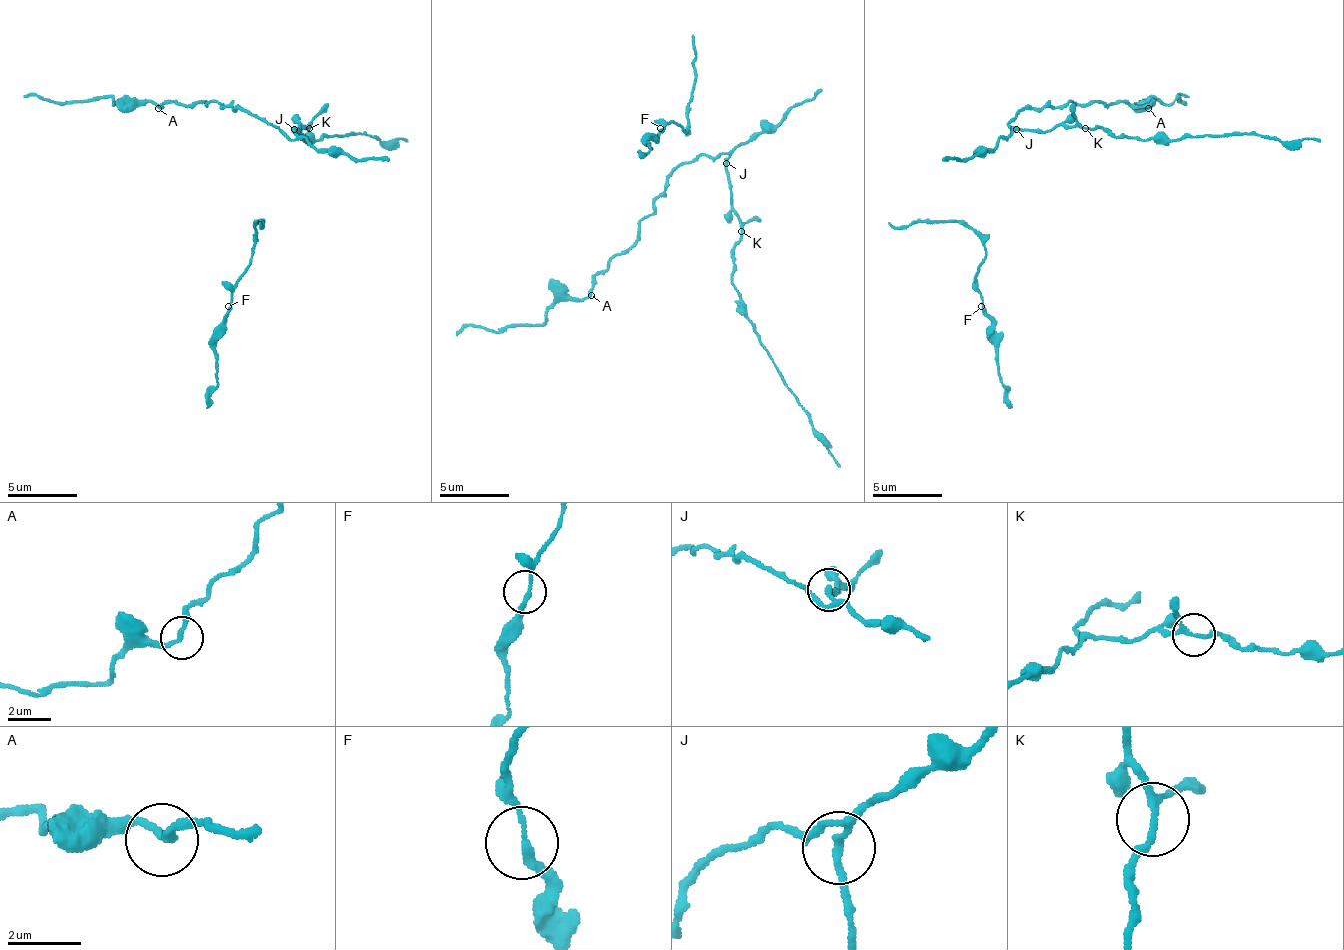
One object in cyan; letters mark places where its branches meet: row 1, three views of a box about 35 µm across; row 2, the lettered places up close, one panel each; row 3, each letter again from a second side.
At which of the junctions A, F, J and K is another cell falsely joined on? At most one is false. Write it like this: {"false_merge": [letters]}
{"false_merge": []}

